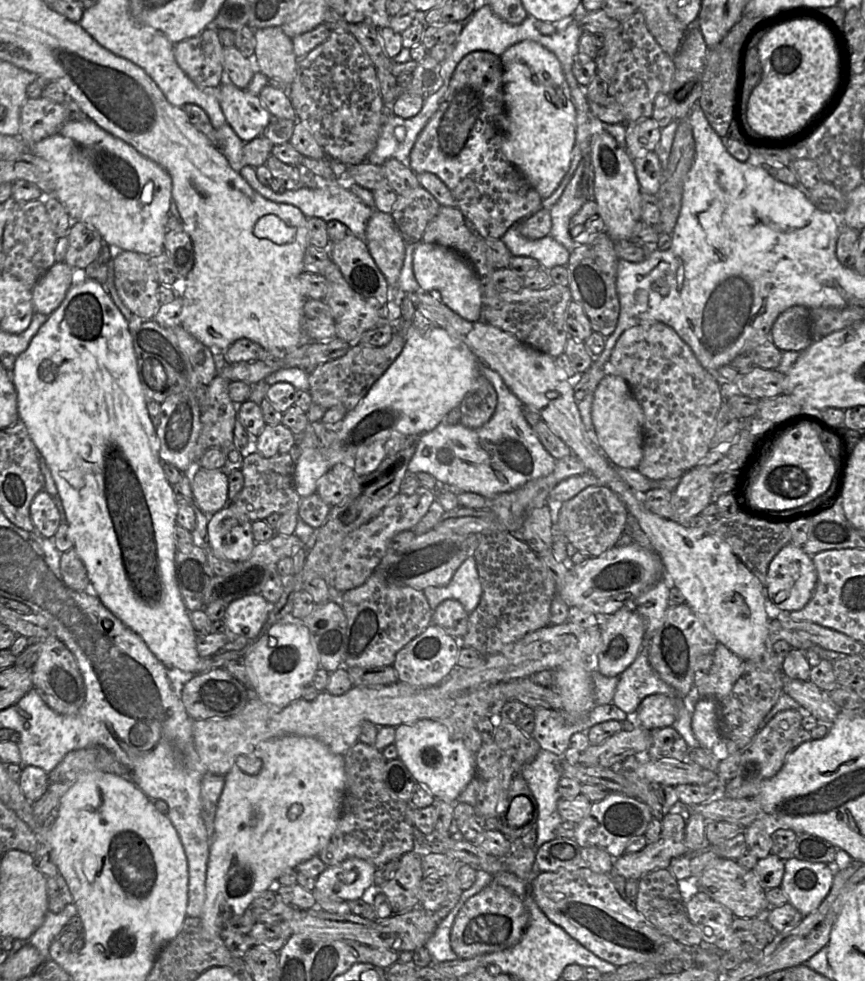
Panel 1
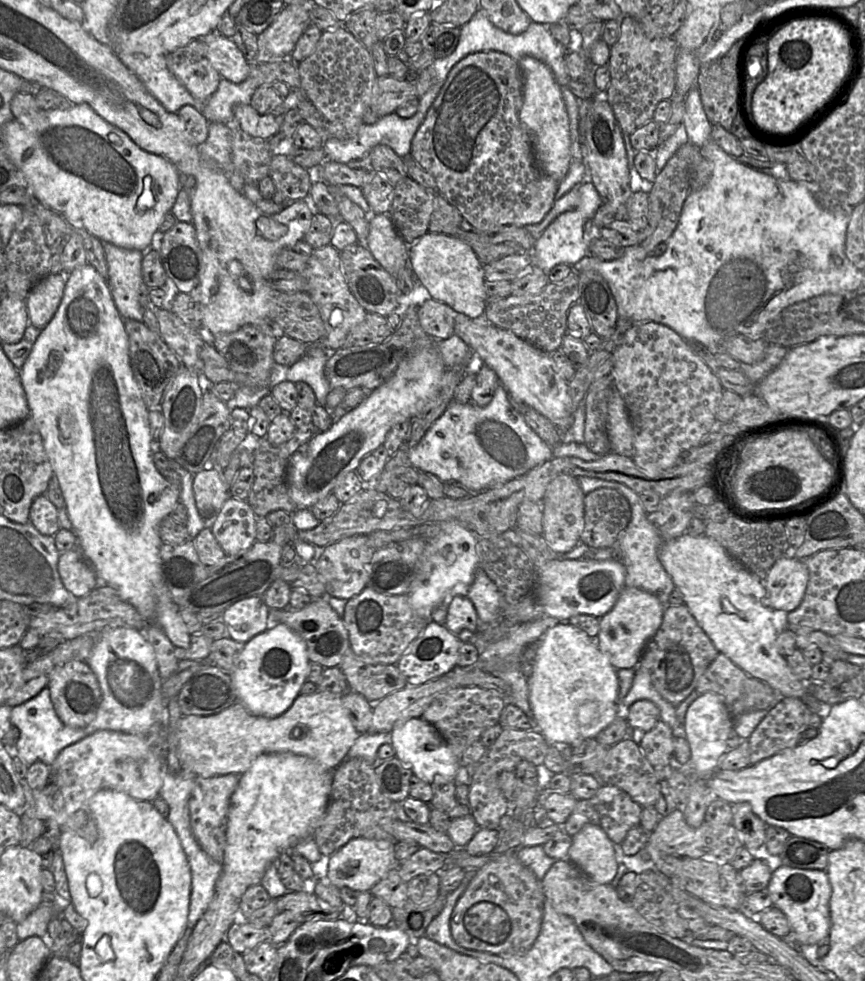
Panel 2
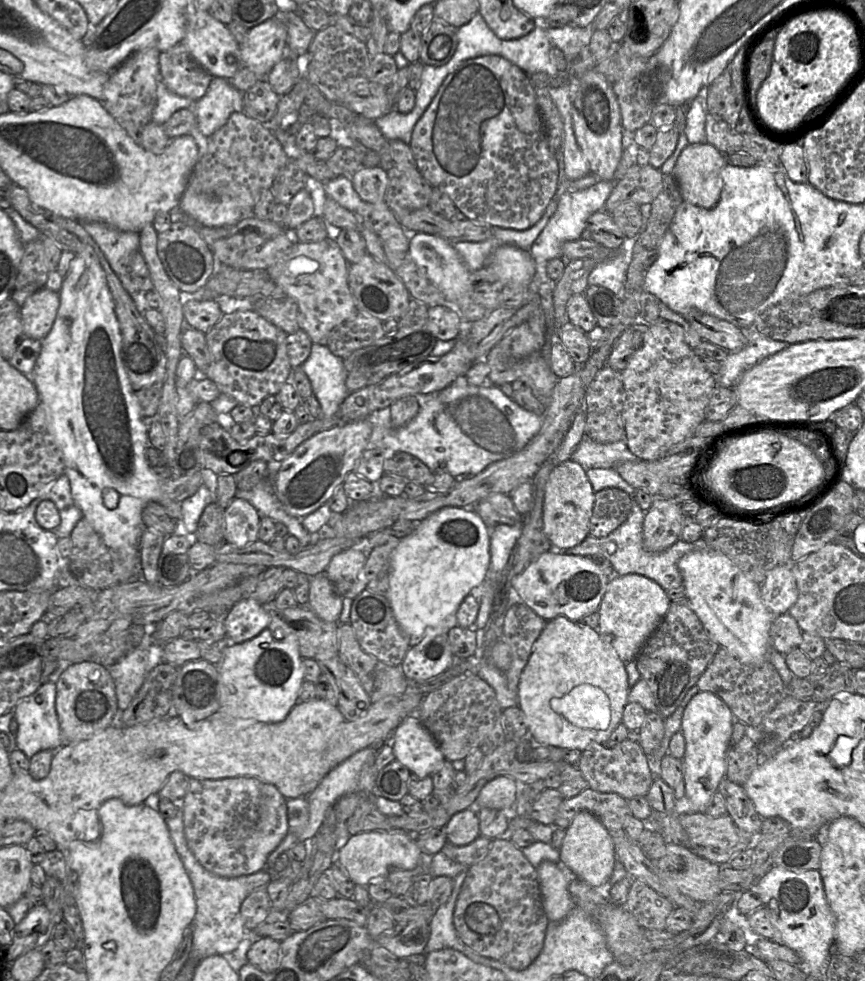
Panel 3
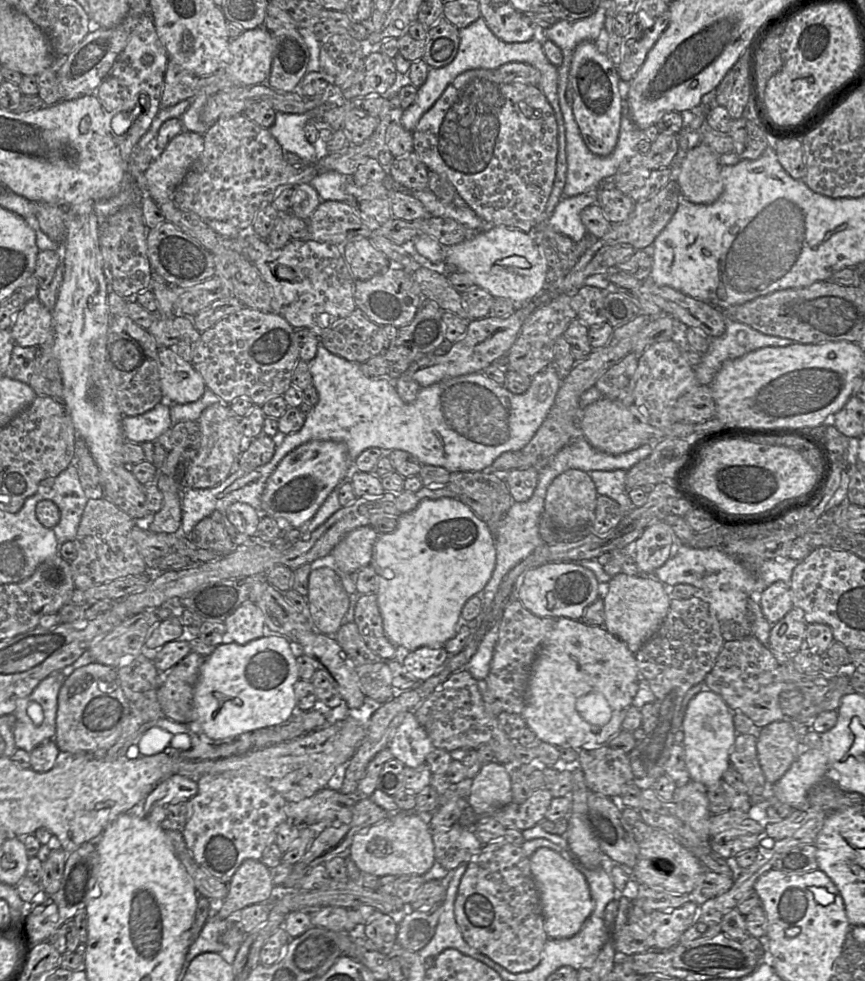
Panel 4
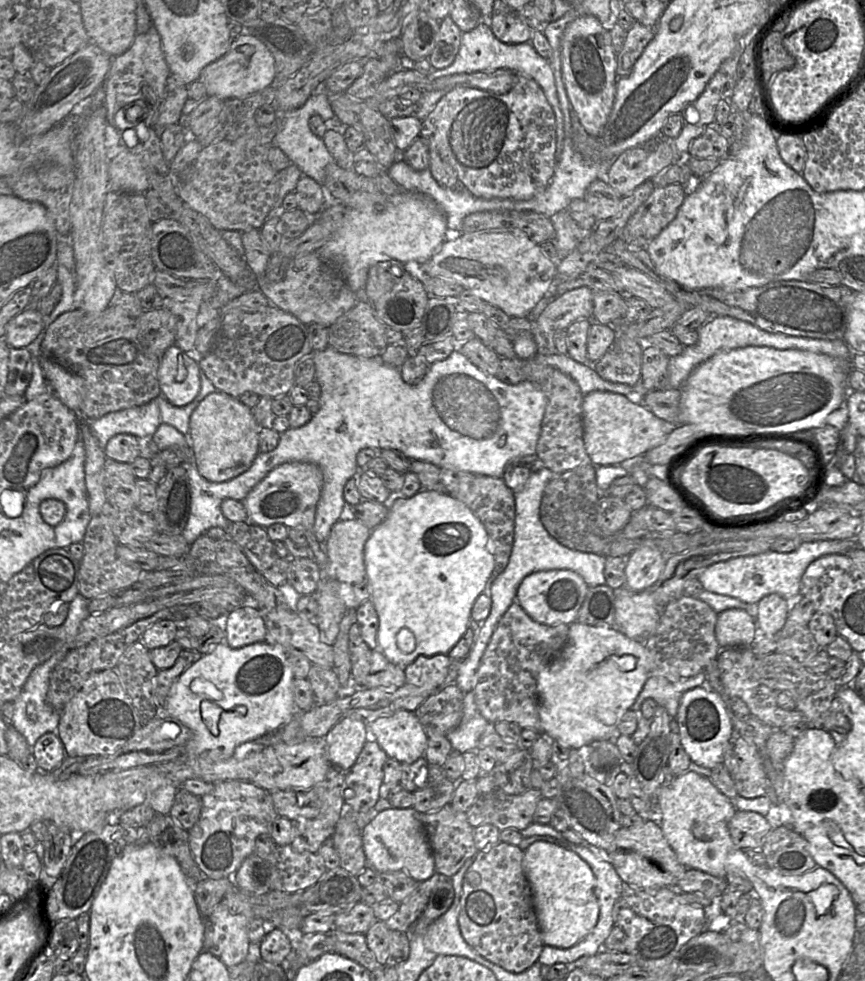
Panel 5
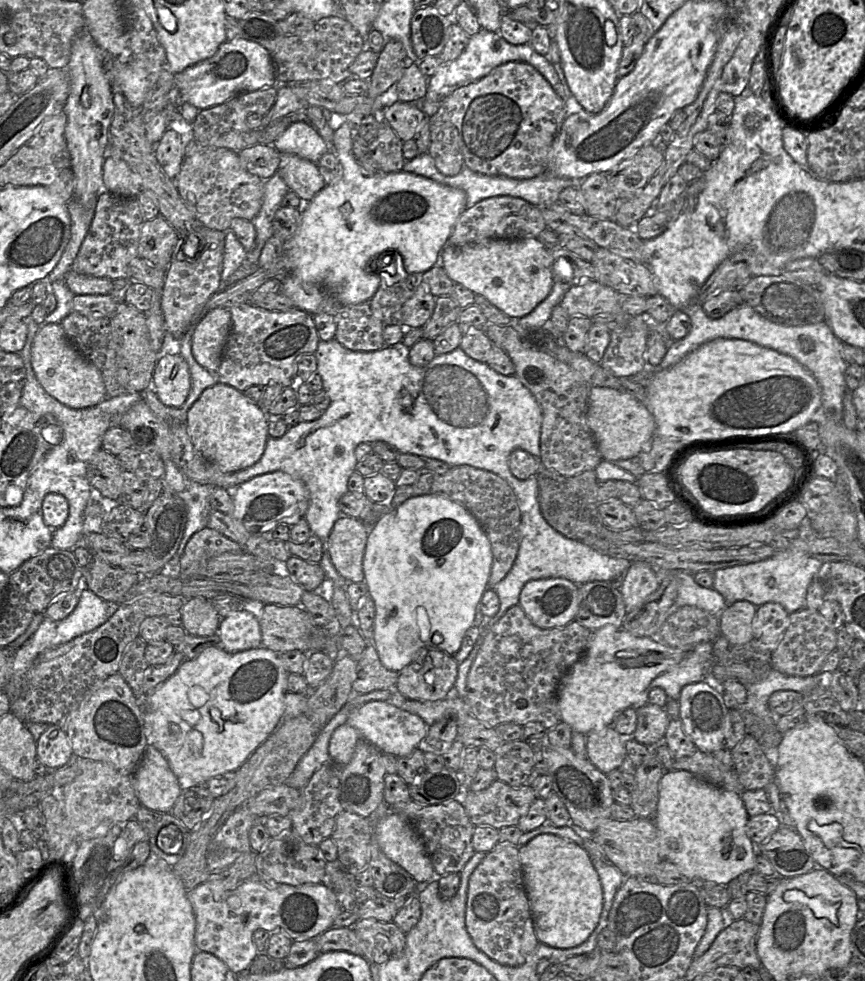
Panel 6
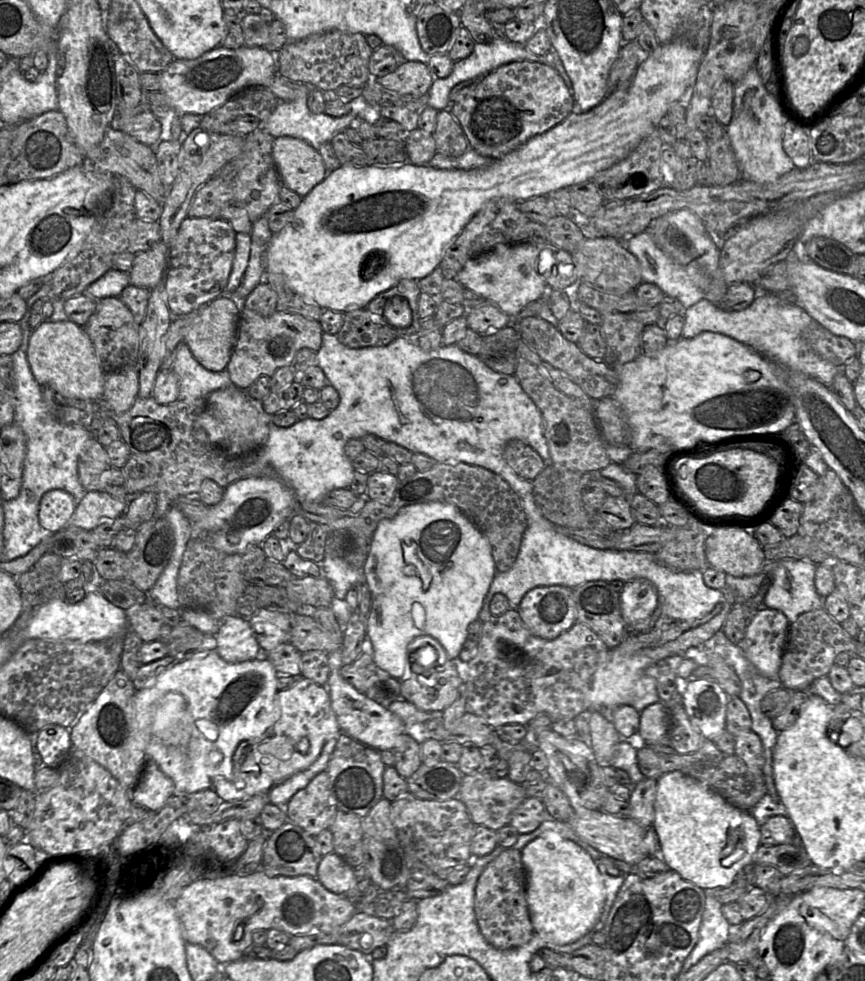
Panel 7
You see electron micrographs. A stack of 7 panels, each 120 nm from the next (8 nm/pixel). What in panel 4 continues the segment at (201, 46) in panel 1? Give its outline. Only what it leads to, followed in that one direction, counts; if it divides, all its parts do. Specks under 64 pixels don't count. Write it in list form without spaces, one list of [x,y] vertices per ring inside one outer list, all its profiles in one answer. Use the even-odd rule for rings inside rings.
[[[169,59],[161,97],[161,108],[176,105],[183,100],[192,100],[199,93],[200,77]]]

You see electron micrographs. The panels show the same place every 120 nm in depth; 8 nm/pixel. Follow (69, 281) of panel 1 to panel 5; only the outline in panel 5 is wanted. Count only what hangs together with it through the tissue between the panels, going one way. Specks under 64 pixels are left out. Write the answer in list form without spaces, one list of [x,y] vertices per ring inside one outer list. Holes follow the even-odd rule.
[[[25,309],[8,324],[4,340],[11,348],[27,348],[45,330],[45,318],[38,310]]]

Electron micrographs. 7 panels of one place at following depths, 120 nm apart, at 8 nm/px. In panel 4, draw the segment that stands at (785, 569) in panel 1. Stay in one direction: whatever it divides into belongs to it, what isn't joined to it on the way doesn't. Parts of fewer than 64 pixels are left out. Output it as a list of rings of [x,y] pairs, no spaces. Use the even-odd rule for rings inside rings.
[[[776,581],[756,595],[764,617],[775,624],[793,607],[790,584]]]

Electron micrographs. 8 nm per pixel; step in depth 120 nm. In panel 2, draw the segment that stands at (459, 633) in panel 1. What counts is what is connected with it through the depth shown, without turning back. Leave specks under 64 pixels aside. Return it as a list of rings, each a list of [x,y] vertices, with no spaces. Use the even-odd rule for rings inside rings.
[[[454,596],[452,598],[447,609],[444,626],[454,635],[458,635],[463,630],[477,632],[477,612],[467,596]]]

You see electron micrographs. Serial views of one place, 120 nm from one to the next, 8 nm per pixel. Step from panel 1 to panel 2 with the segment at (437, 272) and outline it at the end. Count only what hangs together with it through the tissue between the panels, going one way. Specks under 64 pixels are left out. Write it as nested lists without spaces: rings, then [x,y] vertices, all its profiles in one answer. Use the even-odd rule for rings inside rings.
[[[428,231],[410,245],[409,249],[413,275],[427,289],[432,299],[473,320],[484,318],[488,303],[484,266],[467,243],[455,236]]]

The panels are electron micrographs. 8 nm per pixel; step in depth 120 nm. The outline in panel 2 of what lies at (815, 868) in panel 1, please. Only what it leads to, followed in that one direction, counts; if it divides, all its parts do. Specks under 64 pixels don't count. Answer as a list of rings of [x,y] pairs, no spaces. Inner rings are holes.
[[[781,865],[772,873],[766,889],[773,906],[780,909],[787,917],[798,945],[818,946],[826,943],[831,927],[829,902],[832,888],[825,870],[799,869]]]

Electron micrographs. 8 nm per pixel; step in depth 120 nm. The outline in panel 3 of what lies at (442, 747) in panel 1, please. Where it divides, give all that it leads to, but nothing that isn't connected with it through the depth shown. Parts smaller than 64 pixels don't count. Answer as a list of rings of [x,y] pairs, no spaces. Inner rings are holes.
[[[418,713],[407,716],[387,743],[392,746],[396,760],[418,777],[432,777],[445,761],[437,741],[418,719]]]

